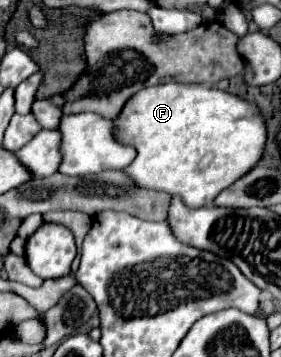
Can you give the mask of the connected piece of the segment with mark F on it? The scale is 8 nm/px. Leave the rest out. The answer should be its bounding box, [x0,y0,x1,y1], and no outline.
[114,81,264,209]

